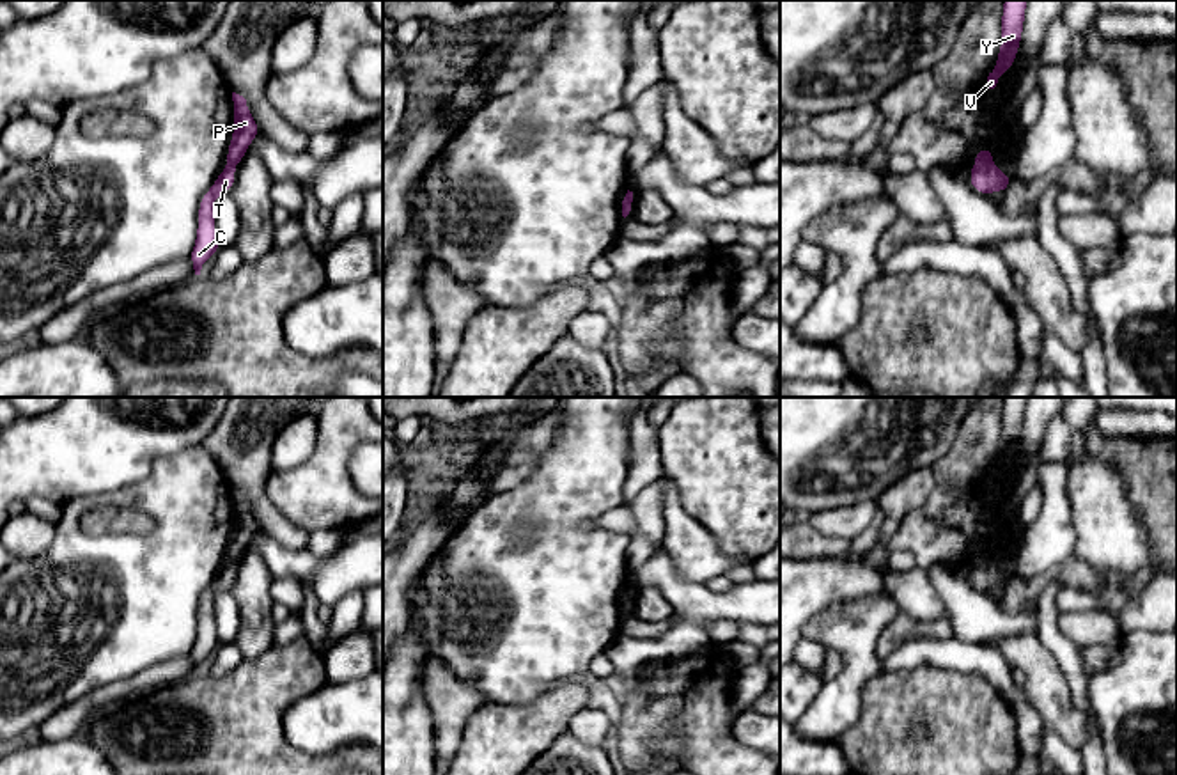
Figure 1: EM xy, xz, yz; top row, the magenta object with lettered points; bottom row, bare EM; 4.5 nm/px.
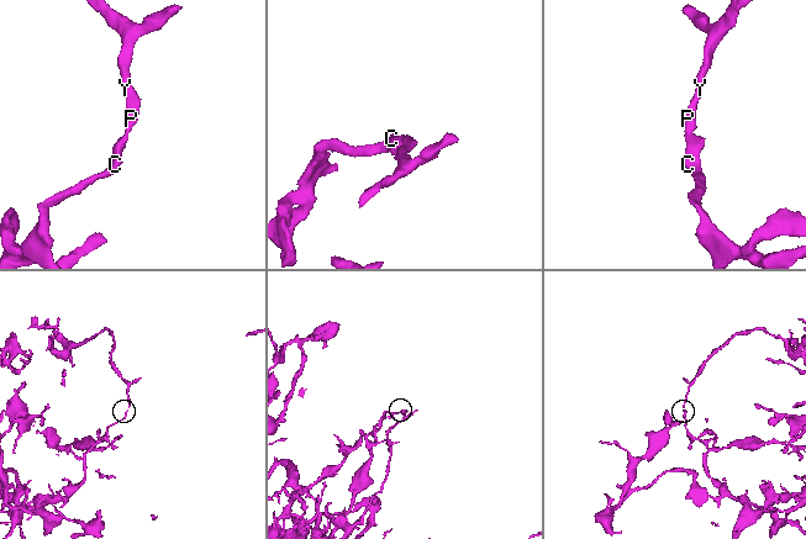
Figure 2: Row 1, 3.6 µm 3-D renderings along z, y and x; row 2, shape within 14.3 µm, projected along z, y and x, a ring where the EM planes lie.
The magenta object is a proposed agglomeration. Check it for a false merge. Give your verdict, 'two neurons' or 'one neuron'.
two neurons

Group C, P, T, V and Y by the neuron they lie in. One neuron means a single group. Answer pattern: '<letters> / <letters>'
C T / P V Y

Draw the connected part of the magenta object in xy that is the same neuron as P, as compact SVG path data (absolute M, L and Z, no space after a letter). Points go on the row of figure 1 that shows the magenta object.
M232 92L234 101L234 135L227 151L227 167L236 167L246 154L250 142L261 135L246 99Z

